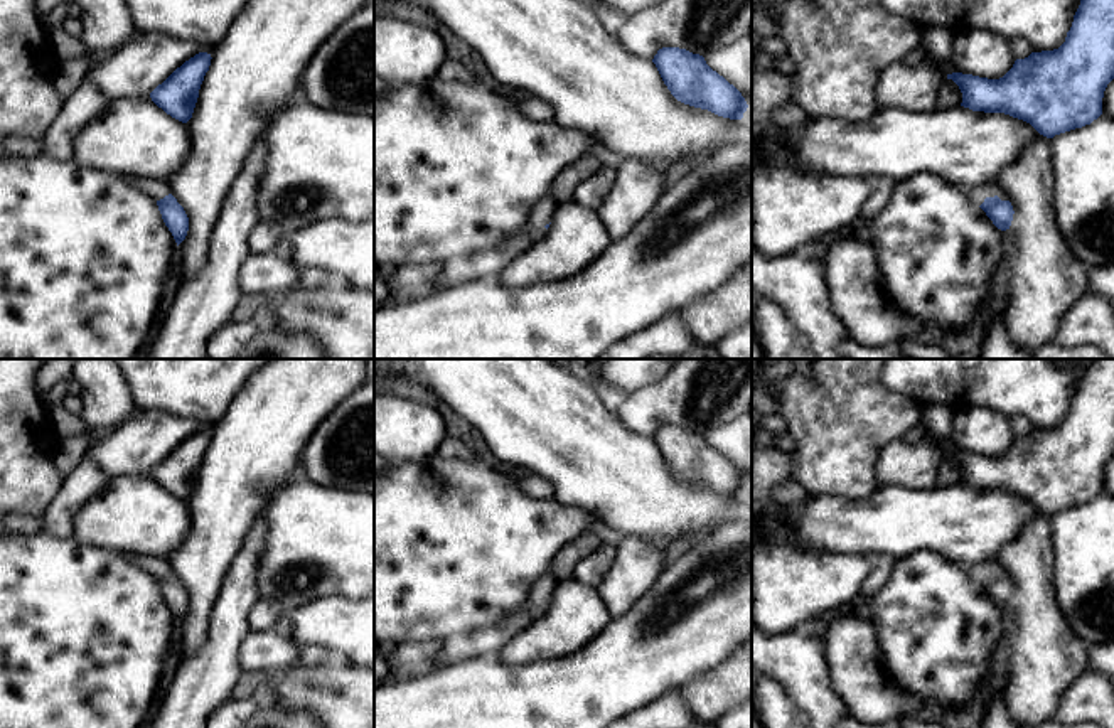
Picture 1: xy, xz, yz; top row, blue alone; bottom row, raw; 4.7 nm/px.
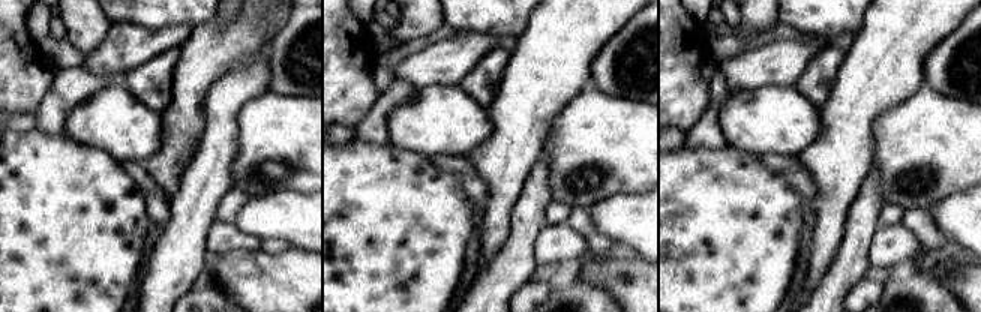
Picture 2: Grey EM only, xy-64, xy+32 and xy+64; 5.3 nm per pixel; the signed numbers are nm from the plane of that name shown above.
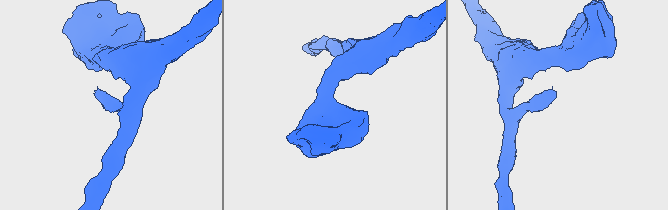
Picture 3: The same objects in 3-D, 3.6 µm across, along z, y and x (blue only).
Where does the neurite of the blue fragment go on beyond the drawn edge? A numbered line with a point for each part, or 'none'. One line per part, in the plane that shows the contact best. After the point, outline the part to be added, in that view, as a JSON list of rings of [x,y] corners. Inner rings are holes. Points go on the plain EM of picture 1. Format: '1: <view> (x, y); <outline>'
1: yz (978, 572); [[[988,559],[969,568],[971,578],[977,583],[981,583],[986,575],[994,573],[998,573],[1001,578],[1008,578],[1004,568],[996,559]]]

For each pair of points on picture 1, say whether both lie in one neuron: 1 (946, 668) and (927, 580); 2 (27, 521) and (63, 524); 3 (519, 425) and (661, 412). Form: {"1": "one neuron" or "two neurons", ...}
{"1": "one neuron", "2": "two neurons", "3": "two neurons"}

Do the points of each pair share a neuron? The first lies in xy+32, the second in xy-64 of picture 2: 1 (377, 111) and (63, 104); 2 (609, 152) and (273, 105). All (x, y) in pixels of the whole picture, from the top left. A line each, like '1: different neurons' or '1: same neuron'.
1: same neuron
2: same neuron

